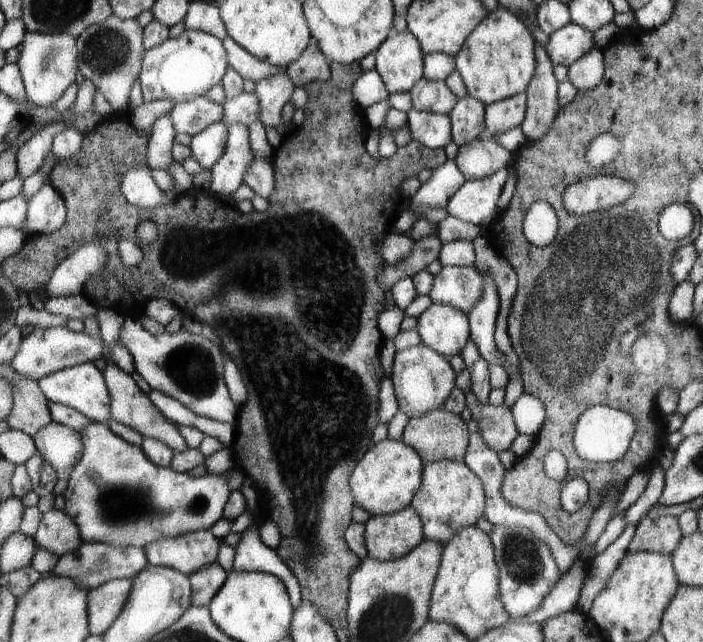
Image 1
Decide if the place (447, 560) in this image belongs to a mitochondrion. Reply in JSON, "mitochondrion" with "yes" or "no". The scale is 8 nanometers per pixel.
{"mitochondrion":"no"}

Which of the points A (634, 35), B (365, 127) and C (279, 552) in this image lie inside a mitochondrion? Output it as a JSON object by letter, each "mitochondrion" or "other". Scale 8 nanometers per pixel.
{"A":"other","B":"other","C":"other"}

